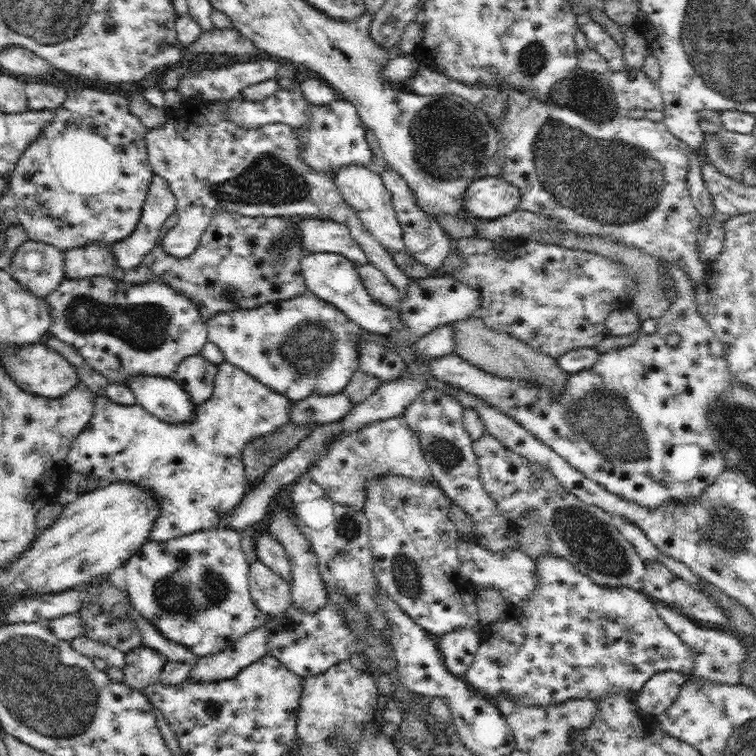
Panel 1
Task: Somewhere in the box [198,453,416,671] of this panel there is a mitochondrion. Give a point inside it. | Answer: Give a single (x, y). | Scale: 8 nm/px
(347, 528)

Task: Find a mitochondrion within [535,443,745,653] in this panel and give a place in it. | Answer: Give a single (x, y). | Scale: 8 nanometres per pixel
(588, 538)

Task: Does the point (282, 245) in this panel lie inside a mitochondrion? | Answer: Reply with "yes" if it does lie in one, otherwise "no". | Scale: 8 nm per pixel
yes

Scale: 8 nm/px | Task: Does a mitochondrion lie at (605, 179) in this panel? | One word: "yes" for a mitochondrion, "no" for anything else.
yes

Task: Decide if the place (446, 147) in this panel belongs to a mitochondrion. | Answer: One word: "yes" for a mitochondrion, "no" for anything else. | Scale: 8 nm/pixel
yes

